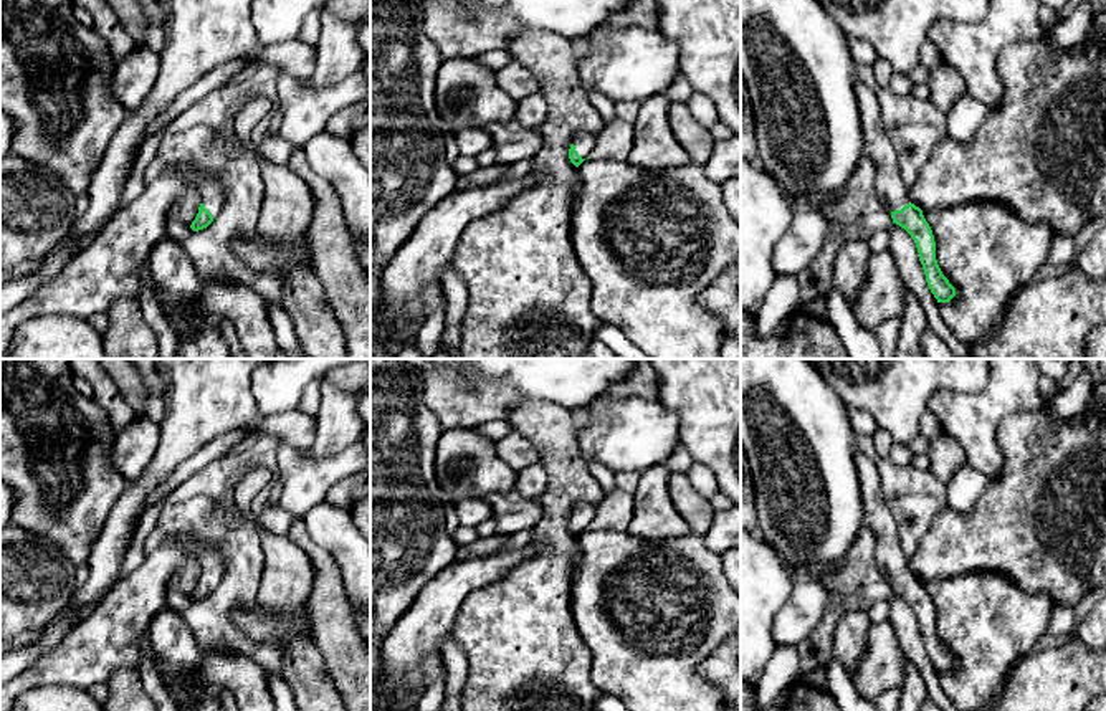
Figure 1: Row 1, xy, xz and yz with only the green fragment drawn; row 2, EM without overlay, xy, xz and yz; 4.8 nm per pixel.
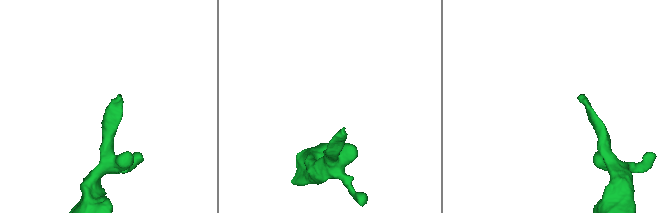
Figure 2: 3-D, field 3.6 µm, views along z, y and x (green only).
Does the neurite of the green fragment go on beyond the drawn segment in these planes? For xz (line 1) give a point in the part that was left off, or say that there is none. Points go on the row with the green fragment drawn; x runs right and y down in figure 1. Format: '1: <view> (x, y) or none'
1: xz (584, 143)

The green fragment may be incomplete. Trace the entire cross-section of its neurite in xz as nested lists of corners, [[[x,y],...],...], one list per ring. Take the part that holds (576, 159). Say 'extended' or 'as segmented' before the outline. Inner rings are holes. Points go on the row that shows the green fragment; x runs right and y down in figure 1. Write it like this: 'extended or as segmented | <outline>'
extended | [[[577,132],[572,137],[569,159],[575,167],[579,167],[587,159],[587,155],[595,146],[595,139],[597,136],[592,132]]]

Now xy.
extended | [[[170,165],[160,177],[149,182],[136,200],[117,210],[96,240],[71,258],[58,276],[0,316],[0,359],[5,359],[17,327],[31,317],[58,314],[88,319],[98,313],[106,314],[116,301],[139,301],[139,276],[147,268],[150,250],[167,236],[165,222],[170,215],[170,205],[187,192],[197,192],[202,198],[190,228],[193,231],[207,228],[222,210],[223,184],[190,165]]]

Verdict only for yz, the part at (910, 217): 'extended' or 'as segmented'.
extended

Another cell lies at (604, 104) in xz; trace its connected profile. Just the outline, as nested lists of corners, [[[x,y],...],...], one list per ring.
[[[587,88],[585,91],[587,91],[587,96],[589,96],[589,101],[597,107],[597,111],[602,114],[602,117],[607,122],[617,119],[613,101],[610,101],[608,98],[605,98],[603,94],[597,93],[592,88]]]

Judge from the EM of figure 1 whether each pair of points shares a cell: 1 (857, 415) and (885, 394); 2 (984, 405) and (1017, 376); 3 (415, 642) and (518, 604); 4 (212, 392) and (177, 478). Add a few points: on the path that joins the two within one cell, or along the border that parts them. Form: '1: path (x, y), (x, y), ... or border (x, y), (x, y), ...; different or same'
1: border (848, 407), (867, 410), (878, 425); different
2: path (992, 400), (1009, 384); same
3: border (468, 592), (450, 632); different
4: border (217, 437), (189, 455), (157, 486); different

